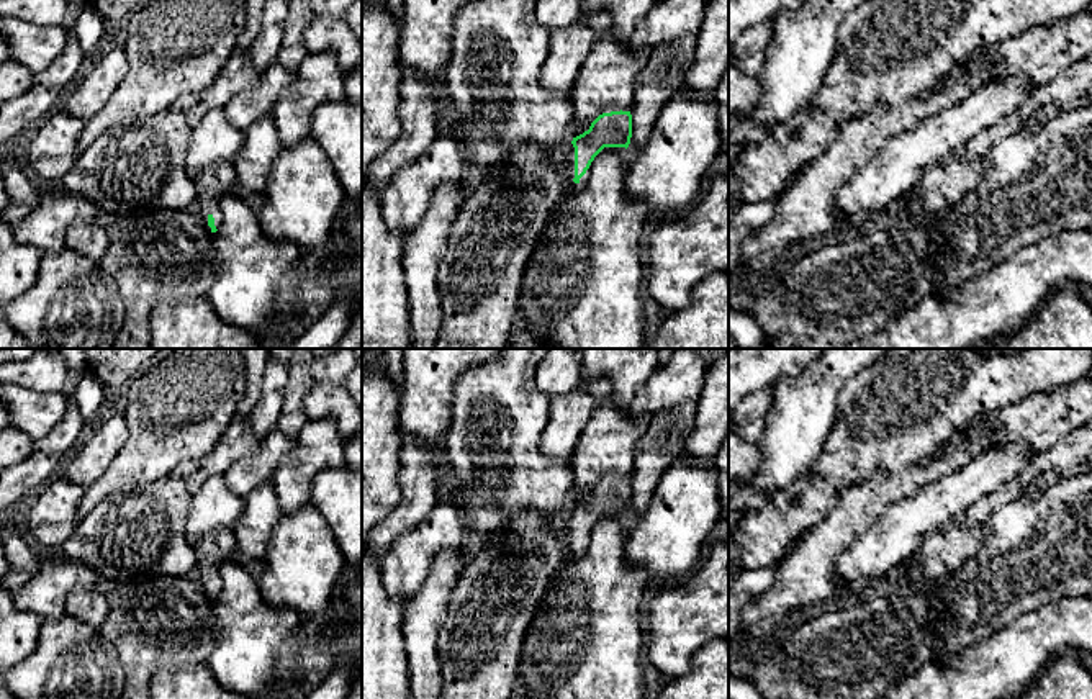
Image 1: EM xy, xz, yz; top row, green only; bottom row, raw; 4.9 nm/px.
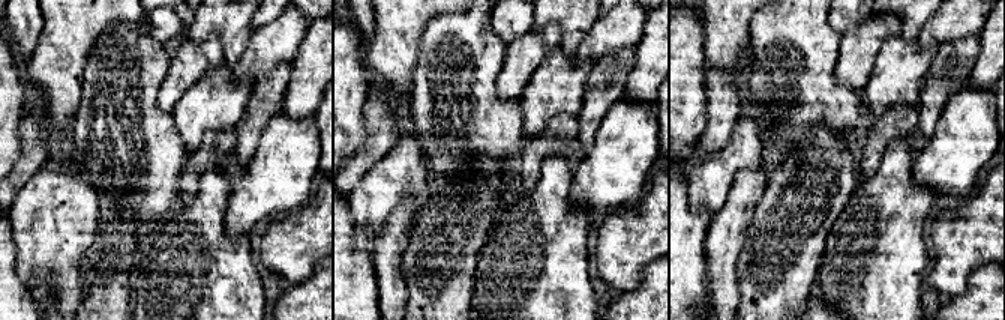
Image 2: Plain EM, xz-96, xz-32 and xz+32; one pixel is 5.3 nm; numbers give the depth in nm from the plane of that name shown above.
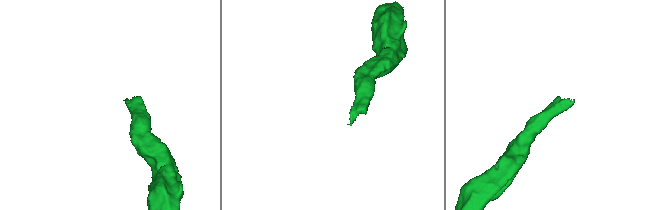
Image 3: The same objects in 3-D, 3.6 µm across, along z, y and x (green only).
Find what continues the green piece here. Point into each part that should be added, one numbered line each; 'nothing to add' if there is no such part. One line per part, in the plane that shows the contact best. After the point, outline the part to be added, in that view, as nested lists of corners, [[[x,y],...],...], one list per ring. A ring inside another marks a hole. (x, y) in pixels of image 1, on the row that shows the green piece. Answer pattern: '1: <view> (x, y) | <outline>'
1: xz (572, 189) | [[[571,144],[570,152],[568,152],[568,162],[566,162],[566,195],[576,195],[584,188],[589,178],[589,169],[580,178],[578,183],[575,183],[573,178],[575,178],[575,147]]]

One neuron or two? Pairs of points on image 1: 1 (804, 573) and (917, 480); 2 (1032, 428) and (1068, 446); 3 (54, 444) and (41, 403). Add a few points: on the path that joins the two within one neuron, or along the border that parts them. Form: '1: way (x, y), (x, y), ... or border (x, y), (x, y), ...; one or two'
1: way (830, 545), (889, 488); one
2: border (1074, 428), (1033, 457); two
3: border (71, 400), (66, 413), (35, 441); two

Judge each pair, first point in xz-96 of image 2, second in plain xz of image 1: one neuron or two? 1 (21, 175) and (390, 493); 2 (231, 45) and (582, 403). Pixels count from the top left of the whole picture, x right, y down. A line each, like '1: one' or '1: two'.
1: two
2: two

